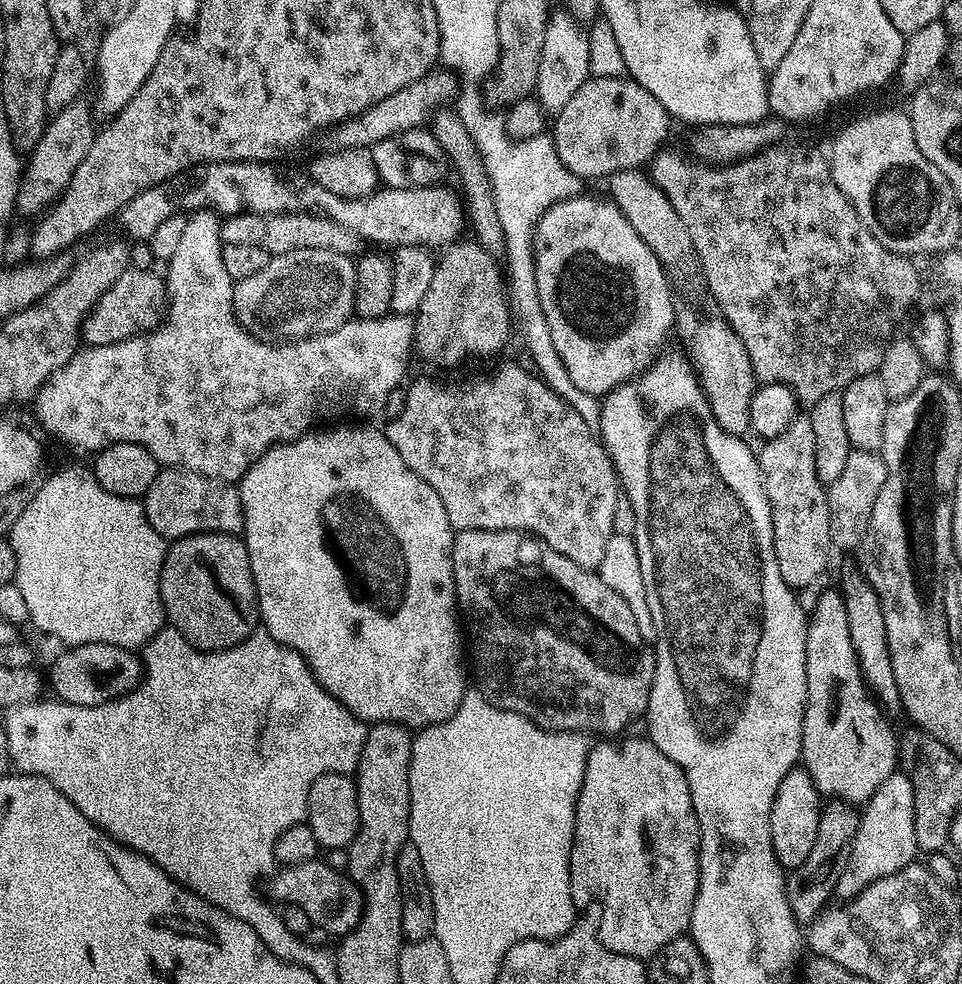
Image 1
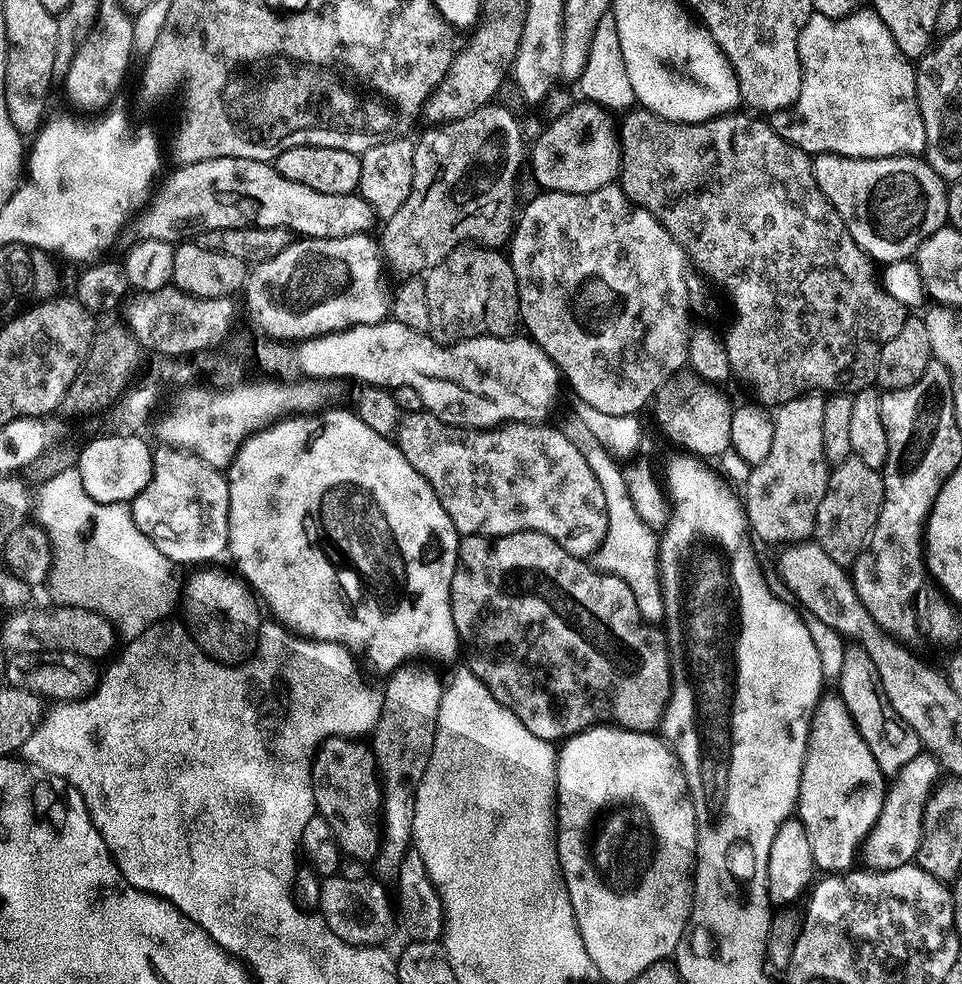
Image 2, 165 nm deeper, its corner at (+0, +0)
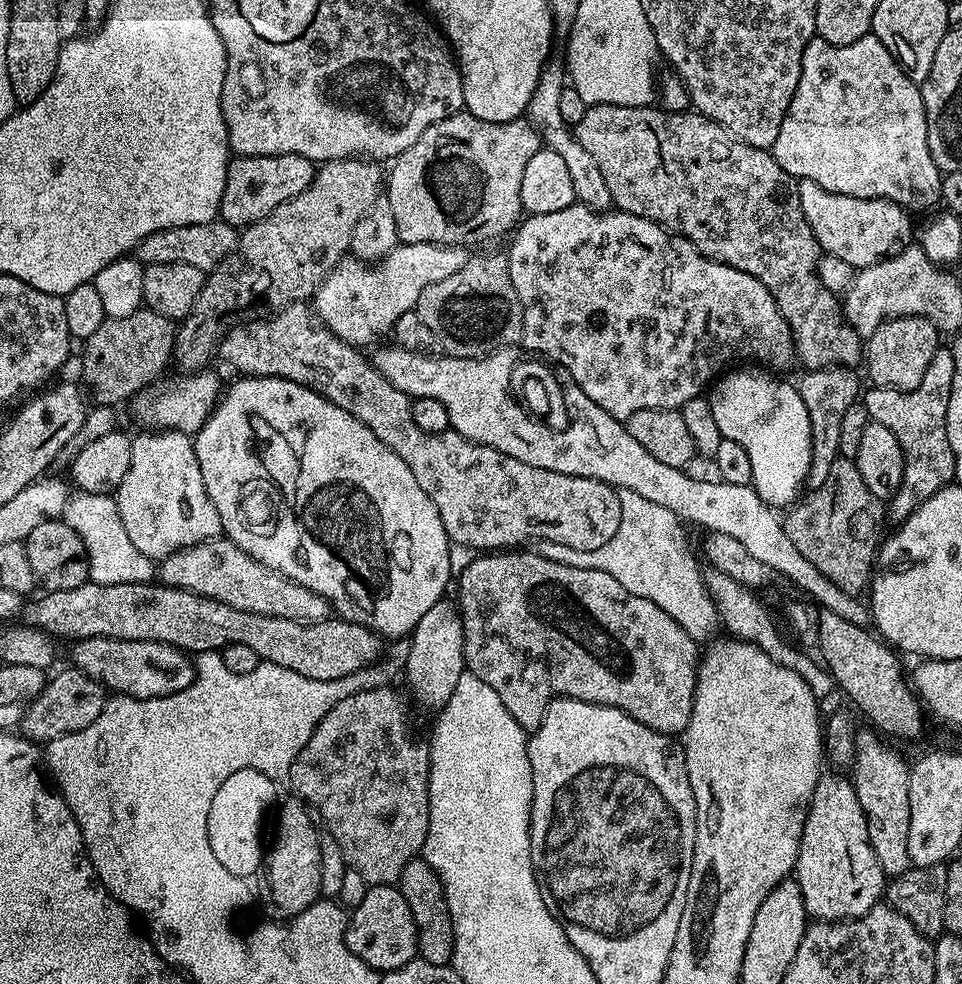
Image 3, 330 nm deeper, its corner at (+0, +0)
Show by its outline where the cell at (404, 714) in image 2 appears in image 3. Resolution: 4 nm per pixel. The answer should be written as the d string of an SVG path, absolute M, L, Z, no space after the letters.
M448 599L434 602L434 606L418 618L410 633L410 658L406 658L406 666L402 670L402 677L408 683L407 695L412 695L422 707L433 710L442 709L446 702L450 702L450 694L454 694L458 678L462 678L466 671L460 606L455 599Z

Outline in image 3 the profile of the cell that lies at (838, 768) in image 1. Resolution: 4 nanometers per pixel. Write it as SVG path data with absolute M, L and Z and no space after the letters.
M821 775L812 795L812 803L808 806L808 817L800 839L800 853L796 859L794 878L802 890L804 905L809 917L820 922L837 920L857 920L872 907L881 903L886 892L886 877L878 858L874 854L874 846L868 841L868 823L866 814L858 800L856 786L851 779L840 776Z

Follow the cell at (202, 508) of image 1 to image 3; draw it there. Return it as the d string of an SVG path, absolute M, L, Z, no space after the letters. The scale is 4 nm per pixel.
M144 430L141 433L141 436L132 436L130 470L126 470L126 478L122 478L114 495L122 526L126 526L126 534L130 534L130 542L134 542L134 546L138 546L138 550L153 562L159 562L178 550L213 539L221 531L220 519L218 510L214 510L214 502L206 494L202 470L198 470L193 437L187 432L171 430Z

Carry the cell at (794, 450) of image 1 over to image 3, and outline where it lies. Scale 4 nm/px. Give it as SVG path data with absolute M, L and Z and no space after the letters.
M848 366L838 368L814 368L805 371L804 377L798 380L800 397L806 402L806 414L810 414L810 428L812 434L812 465L808 471L806 481L809 489L817 488L826 482L826 474L830 474L830 466L840 456L838 437L842 431L842 417L850 406L854 406L861 399L862 387L853 369Z

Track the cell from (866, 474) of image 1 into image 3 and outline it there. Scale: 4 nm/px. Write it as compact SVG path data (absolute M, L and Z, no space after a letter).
M838 458L834 466L830 466L830 474L826 474L826 482L822 482L817 488L811 489L803 499L795 506L787 509L788 516L783 517L784 532L798 546L799 552L809 562L814 562L834 586L840 586L844 592L860 594L869 587L874 575L874 565L878 555L878 549L882 543L880 527L886 521L885 505L874 494L870 494L870 486L866 486L862 474L858 474L858 466L855 460Z

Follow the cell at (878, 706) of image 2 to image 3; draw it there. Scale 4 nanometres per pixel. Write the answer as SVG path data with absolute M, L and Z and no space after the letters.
M857 731L856 755L854 757L854 769L856 768L856 770L853 774L850 774L850 779L856 786L858 800L866 814L870 846L874 846L874 854L882 866L885 877L895 878L908 871L912 864L910 850L908 849L908 843L910 842L910 764L909 761L904 761L902 757L895 756L879 740L881 737L875 731L872 732Z

